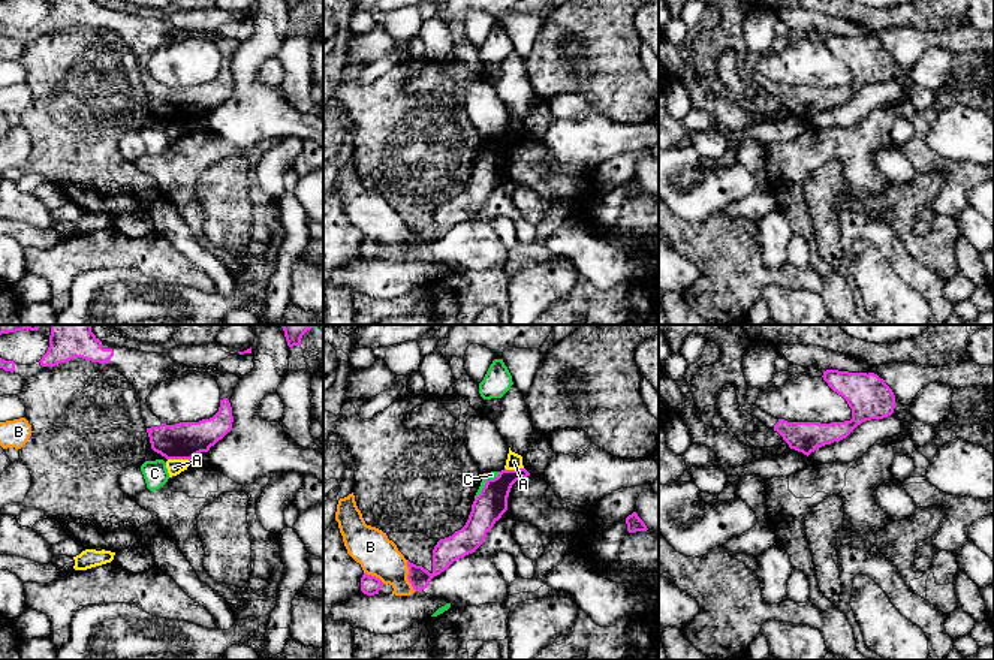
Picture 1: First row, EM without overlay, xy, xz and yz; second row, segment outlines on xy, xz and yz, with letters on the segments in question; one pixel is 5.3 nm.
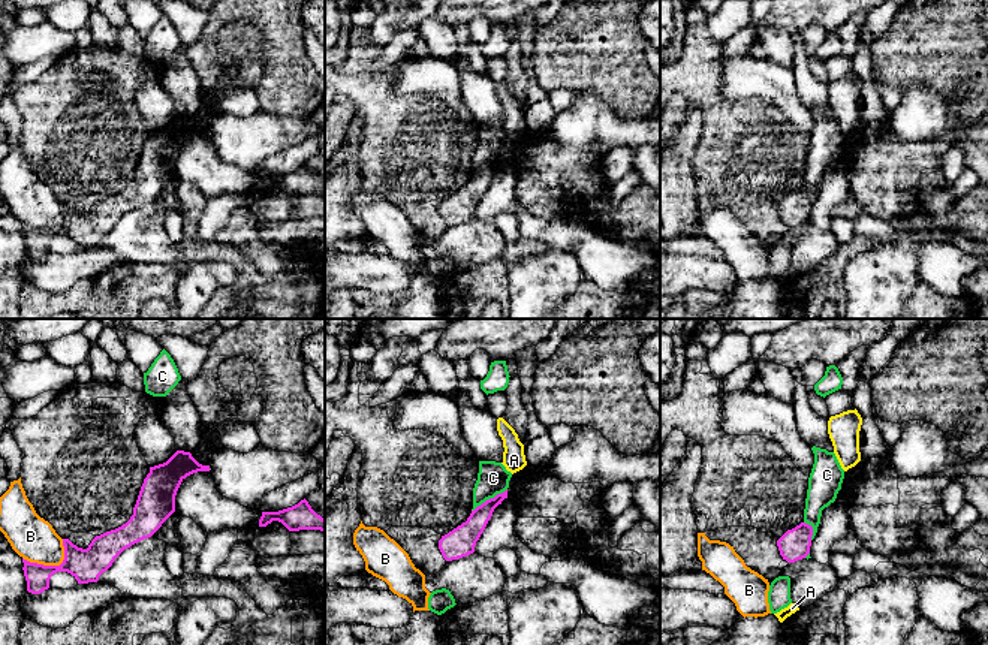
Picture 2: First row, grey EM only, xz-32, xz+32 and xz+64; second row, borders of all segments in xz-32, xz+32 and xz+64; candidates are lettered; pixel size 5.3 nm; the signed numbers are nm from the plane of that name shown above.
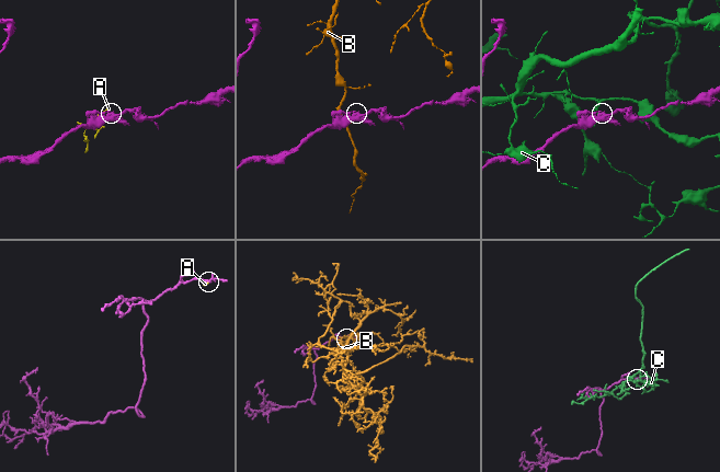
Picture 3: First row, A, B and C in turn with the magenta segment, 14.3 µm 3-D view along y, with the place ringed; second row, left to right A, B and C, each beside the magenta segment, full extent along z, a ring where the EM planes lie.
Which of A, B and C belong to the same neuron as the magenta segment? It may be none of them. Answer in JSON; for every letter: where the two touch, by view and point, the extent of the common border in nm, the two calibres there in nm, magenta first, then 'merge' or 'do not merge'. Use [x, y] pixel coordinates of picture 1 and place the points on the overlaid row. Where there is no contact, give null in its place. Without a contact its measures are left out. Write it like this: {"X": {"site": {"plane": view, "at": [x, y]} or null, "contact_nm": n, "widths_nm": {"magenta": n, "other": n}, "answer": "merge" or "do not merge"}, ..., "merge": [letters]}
{"A": {"site": {"plane": "xy", "at": [178, 458]}, "contact_nm": 120, "widths_nm": {"magenta": 200, "other": 80}, "answer": "do not merge"}, "B": {"site": {"plane": "xz", "at": [407, 575]}, "contact_nm": 180, "widths_nm": {"magenta": 140, "other": 220}, "answer": "do not merge"}, "C": {"site": {"plane": "xz", "at": [485, 484]}, "contact_nm": 200, "widths_nm": {"magenta": 170, "other": 40}, "answer": "do not merge"}, "merge": []}

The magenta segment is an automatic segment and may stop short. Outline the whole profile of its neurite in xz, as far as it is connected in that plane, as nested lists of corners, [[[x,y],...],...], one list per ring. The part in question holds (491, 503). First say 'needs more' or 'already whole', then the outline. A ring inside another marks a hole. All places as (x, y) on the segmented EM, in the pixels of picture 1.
already whole | [[[525,468],[501,470],[494,479],[488,479],[481,494],[472,504],[466,525],[452,536],[440,539],[433,549],[433,572],[407,560],[407,579],[413,590],[422,591],[430,581],[445,572],[454,561],[475,552],[485,540],[487,533],[507,510],[507,497],[512,485],[530,476]]]

